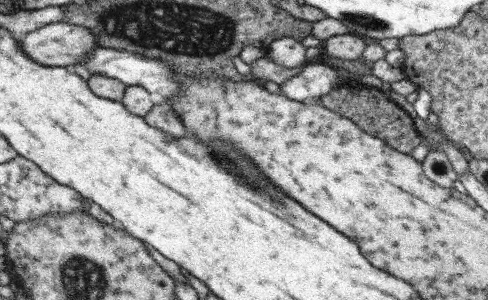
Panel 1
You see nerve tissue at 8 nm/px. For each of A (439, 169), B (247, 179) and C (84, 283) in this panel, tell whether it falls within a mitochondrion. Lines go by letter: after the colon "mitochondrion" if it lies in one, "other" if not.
A: mitochondrion
B: mitochondrion
C: mitochondrion

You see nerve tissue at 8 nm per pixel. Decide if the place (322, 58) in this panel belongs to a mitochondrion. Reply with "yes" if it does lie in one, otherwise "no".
no

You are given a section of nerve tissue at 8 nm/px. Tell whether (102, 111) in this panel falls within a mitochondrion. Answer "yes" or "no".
no

